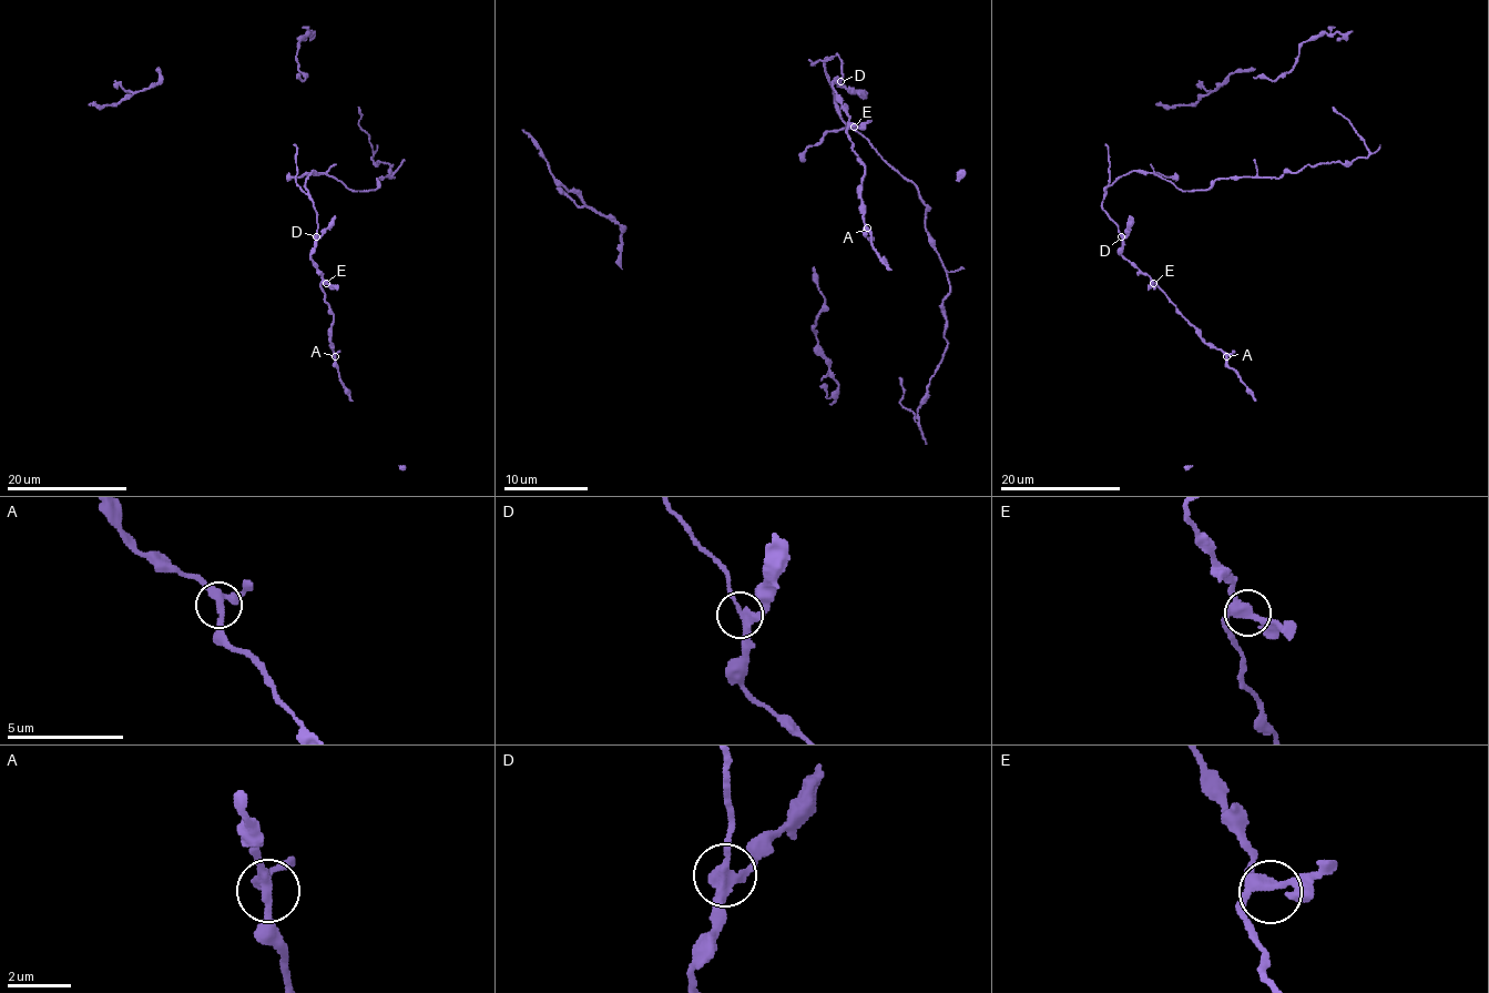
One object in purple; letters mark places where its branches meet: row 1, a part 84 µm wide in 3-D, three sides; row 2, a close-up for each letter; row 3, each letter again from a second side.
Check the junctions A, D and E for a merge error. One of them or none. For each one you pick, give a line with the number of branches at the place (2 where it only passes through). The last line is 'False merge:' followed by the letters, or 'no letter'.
D: 3
False merge: D

